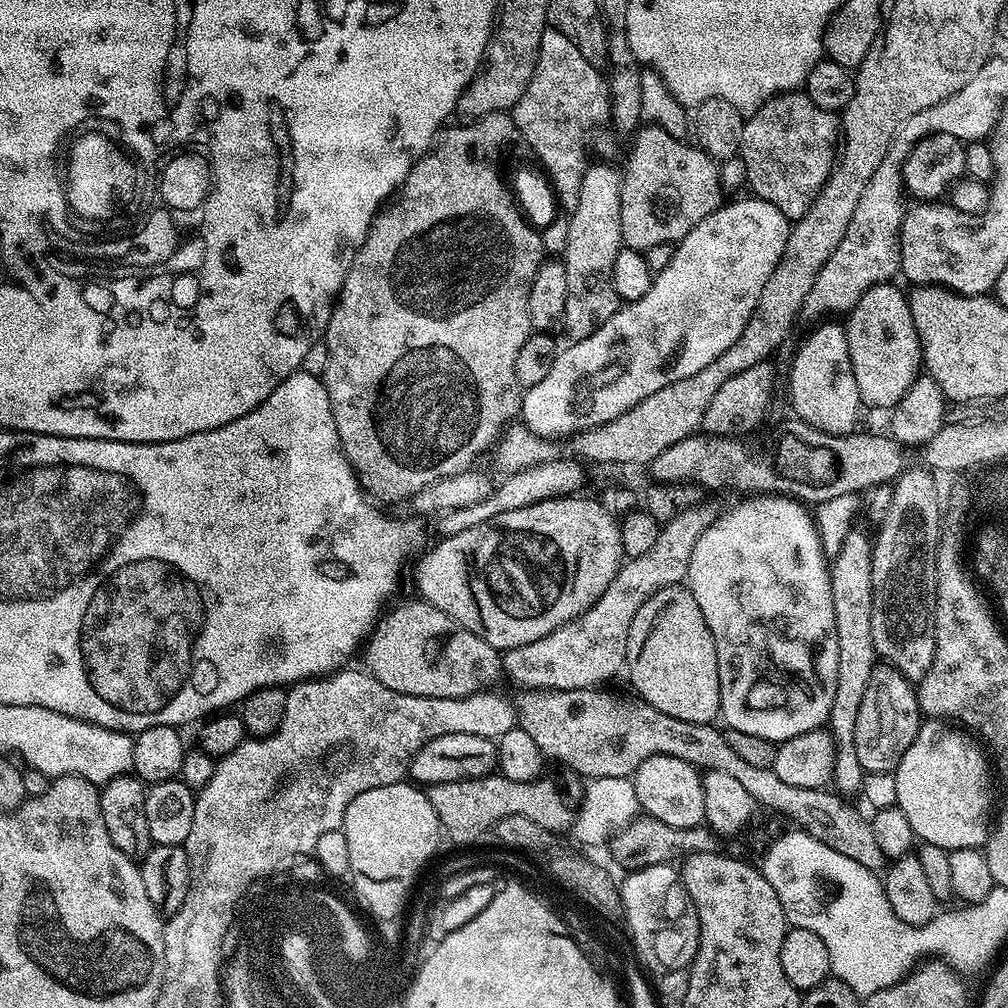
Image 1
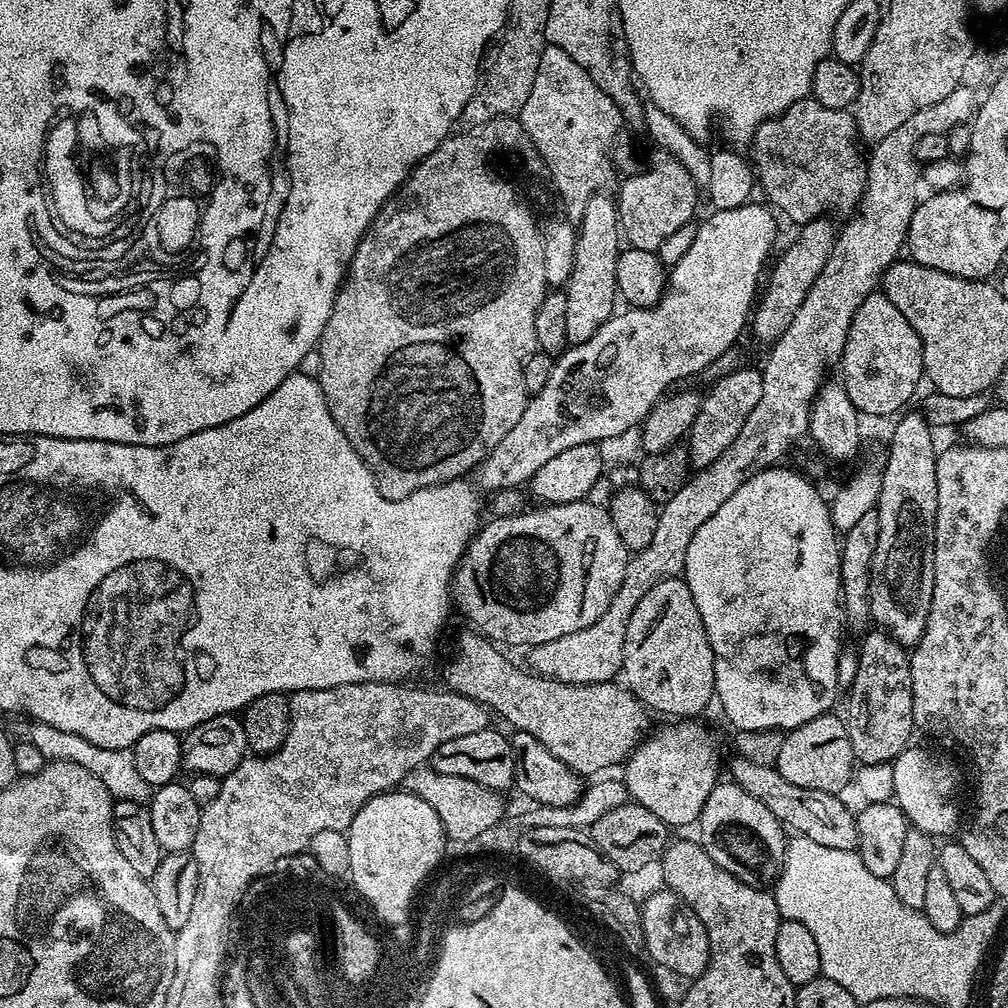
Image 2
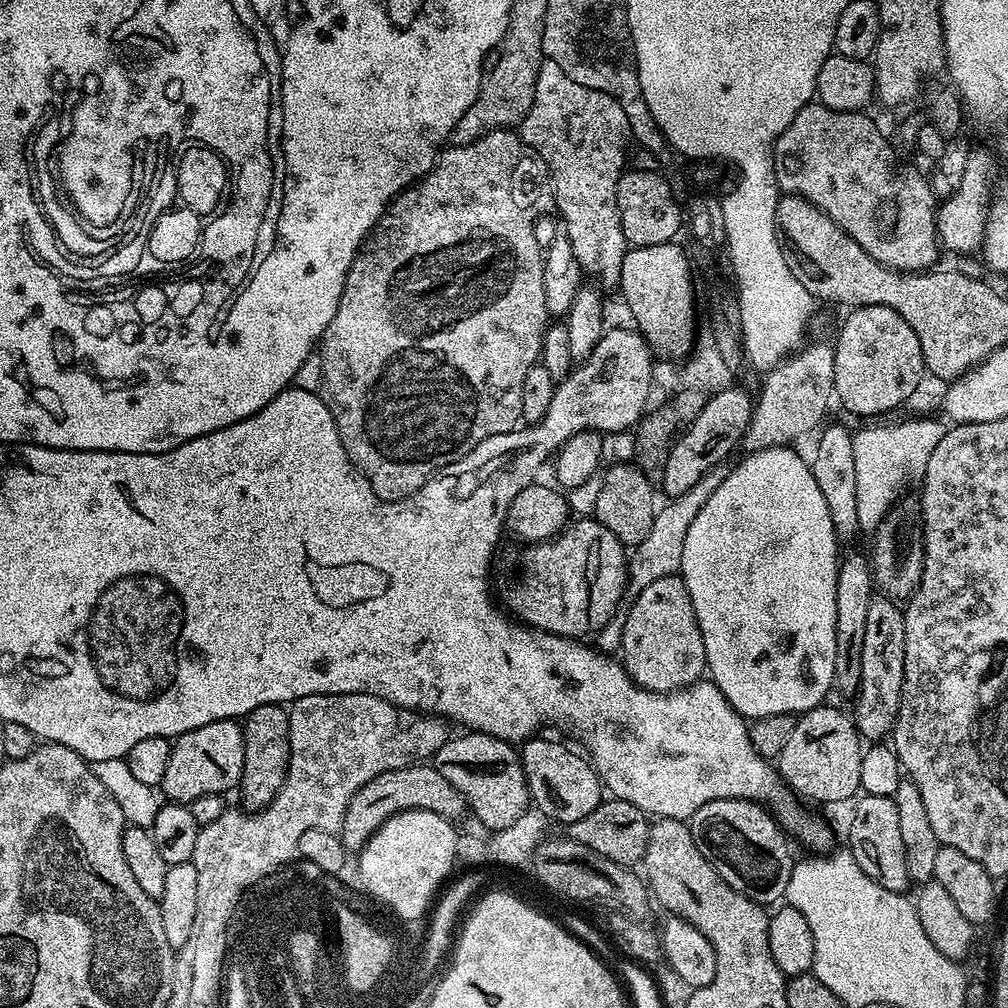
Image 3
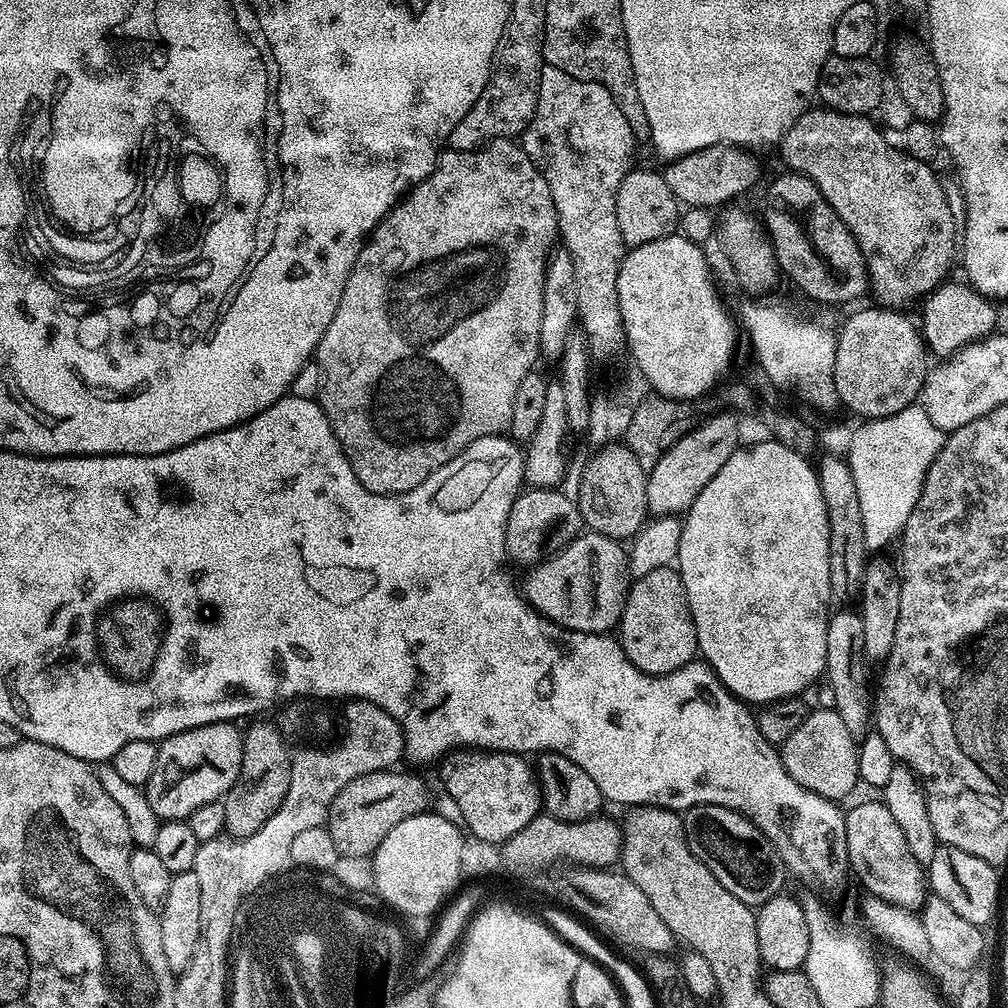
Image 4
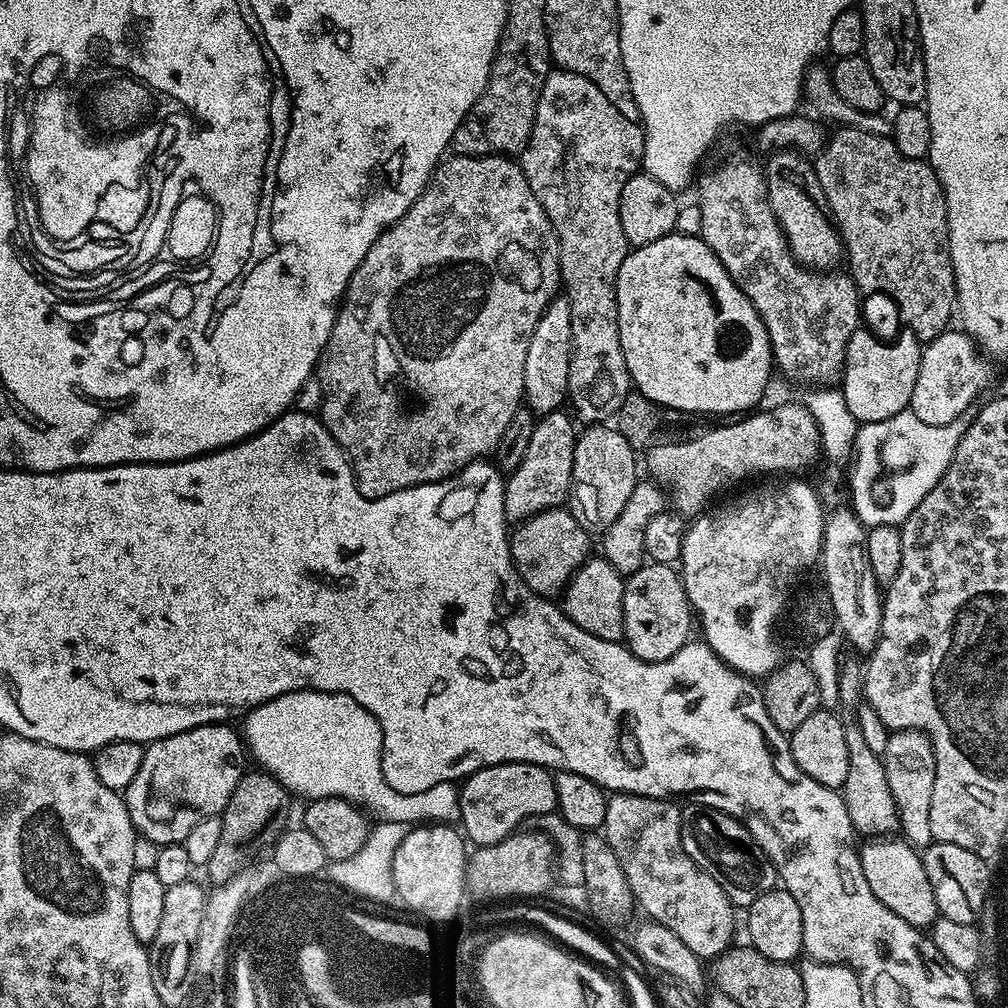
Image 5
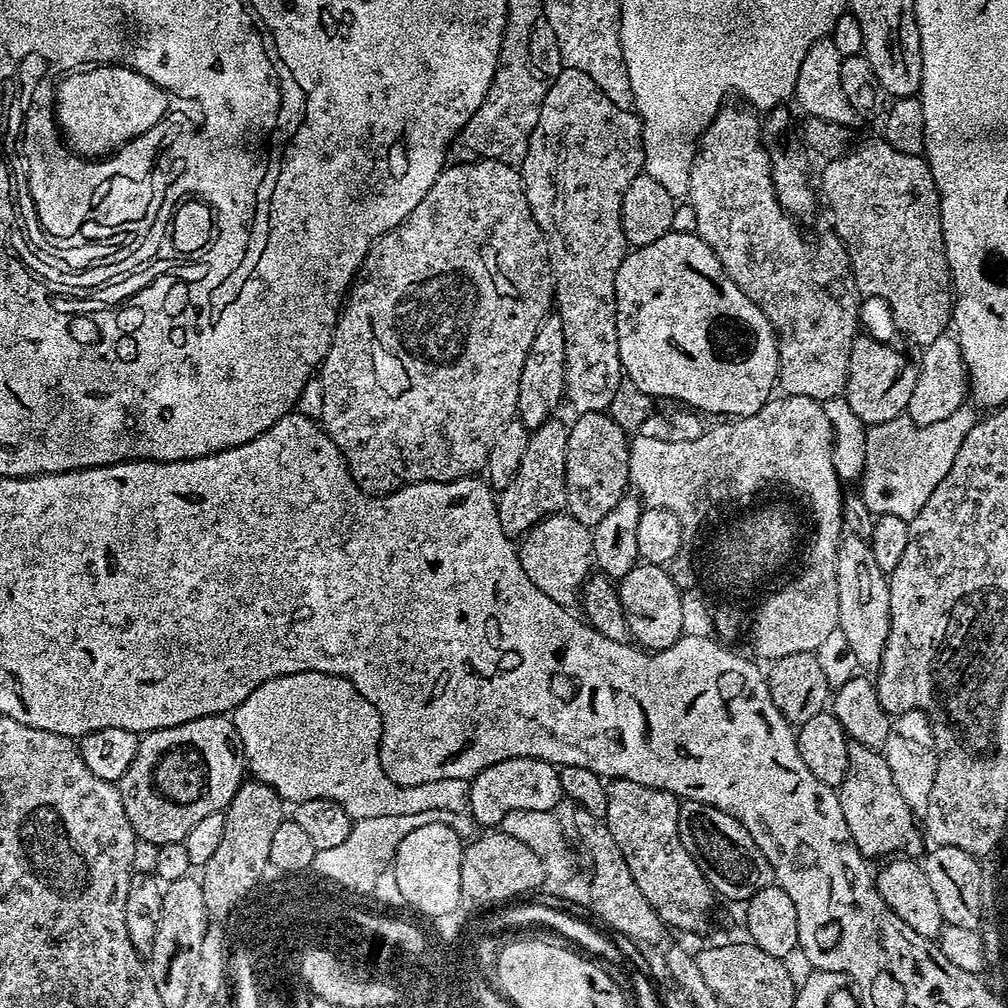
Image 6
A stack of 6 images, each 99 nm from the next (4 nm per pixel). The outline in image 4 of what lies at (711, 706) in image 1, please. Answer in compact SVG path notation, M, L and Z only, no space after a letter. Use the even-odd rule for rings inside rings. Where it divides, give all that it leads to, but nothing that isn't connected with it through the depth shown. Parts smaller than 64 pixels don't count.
M675 567L655 568L650 570L650 574L637 576L631 581L624 613L618 625L618 639L624 648L626 658L630 658L630 662L638 666L638 670L642 670L647 676L670 674L683 664L693 663L698 652L696 627L690 614L684 583Z

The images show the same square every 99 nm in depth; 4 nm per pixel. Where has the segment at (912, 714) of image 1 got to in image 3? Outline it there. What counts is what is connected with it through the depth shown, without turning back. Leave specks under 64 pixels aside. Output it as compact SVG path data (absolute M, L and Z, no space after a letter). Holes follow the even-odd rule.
M883 594L873 595L872 601L869 606L870 610L866 613L866 631L864 640L862 642L862 678L860 679L860 687L856 689L854 693L854 699L856 699L856 712L854 711L854 719L856 721L856 729L861 734L861 737L868 742L880 742L885 738L891 737L892 728L896 725L896 715L900 709L900 699L902 698L902 682L904 681L904 658L906 650L906 626L904 625L904 613L901 605L890 599L889 596Z

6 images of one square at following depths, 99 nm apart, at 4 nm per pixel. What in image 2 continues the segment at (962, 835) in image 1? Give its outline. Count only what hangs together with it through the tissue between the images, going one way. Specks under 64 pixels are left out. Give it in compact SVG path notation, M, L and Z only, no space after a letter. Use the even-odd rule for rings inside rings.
M909 746L894 761L894 800L900 805L913 828L927 832L933 838L948 838L960 820L960 812L952 805L956 780L952 768L940 756L931 756L924 748Z

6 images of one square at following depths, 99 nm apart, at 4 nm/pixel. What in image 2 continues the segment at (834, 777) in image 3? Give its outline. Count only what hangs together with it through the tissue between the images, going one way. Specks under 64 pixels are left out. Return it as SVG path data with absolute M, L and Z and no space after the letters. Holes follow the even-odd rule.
M825 714L791 729L782 742L782 751L778 753L776 769L794 782L794 786L806 786L806 790L826 790L837 794L853 783L854 769L858 761L850 746L850 734L847 723L833 714Z

